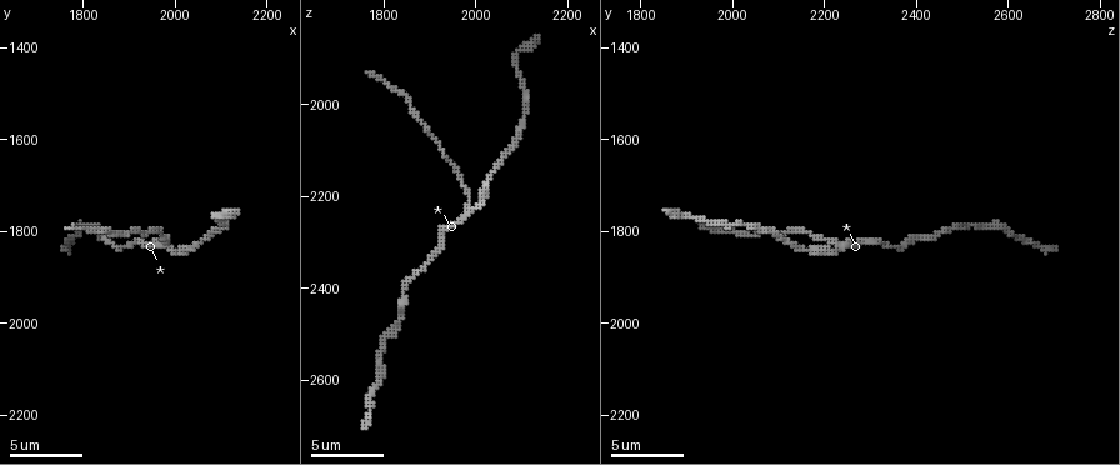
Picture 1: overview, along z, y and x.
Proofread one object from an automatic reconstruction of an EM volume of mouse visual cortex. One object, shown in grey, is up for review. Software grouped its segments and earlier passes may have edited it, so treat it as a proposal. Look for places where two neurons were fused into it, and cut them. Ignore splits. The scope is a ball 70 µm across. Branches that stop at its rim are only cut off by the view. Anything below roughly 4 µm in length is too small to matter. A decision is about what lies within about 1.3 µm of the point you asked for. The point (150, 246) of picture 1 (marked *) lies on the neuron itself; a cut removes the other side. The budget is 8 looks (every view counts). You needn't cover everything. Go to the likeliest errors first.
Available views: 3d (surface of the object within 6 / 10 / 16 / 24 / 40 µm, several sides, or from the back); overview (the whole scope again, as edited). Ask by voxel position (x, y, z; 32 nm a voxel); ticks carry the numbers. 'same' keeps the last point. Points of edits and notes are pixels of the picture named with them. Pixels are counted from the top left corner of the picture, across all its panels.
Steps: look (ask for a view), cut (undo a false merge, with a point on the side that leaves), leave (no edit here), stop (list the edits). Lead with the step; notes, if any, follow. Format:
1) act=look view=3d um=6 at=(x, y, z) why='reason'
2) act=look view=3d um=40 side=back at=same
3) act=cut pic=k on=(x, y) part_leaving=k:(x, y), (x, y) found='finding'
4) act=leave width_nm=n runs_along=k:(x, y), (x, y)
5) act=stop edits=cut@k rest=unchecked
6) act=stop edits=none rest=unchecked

act=look view=3d um=16 at=(1990, 1835, 2235)

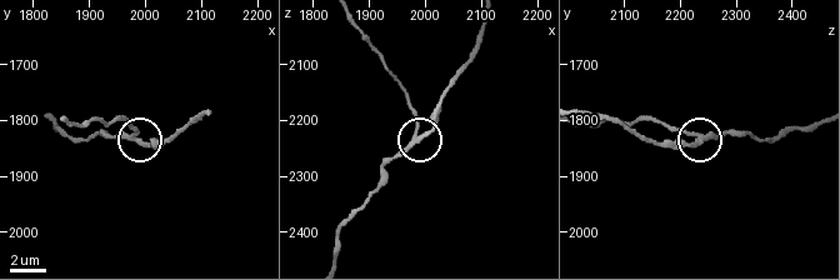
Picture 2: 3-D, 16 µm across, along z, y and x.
act=cut pic=2 on=(131, 126) arms=3 part_leaving=2:(138, 134), (129, 121), (79, 125), (64, 121) found='a second neuron is stuck on'

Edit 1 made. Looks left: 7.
act=look view=overview why='redraw'

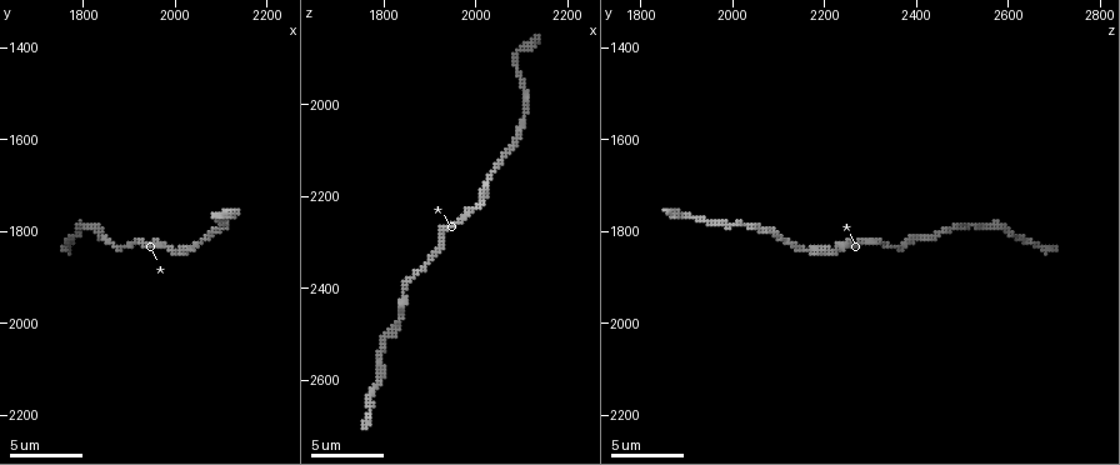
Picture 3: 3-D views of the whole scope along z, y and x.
act=look view=3d um=10 at=(2090, 1770, 1910) why='calibre changes'

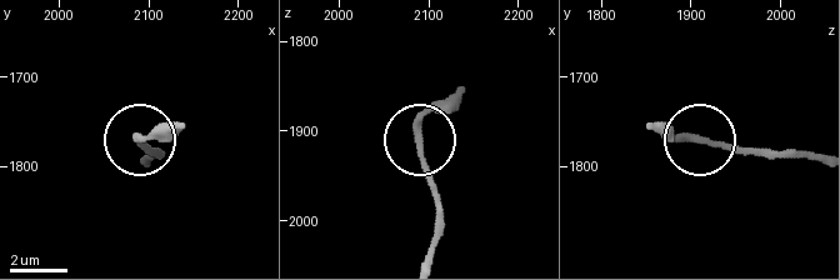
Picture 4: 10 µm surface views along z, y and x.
act=look view=3d um=6 at=(2085, 1770, 1905)

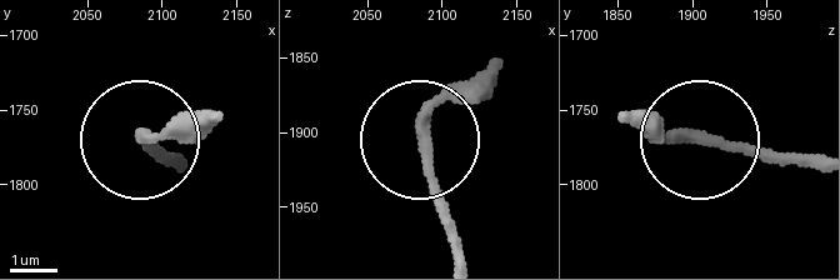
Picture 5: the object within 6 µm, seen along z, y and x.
act=leave width_nm=230 found='all the same neuron'

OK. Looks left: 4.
act=look view=3d um=10 at=(1835, 1795, 2465) why='calibre changes'

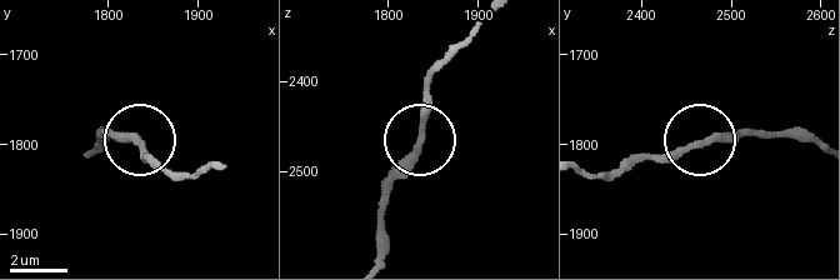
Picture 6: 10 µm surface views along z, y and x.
act=look view=3d um=6 at=(1835, 1800, 2465)

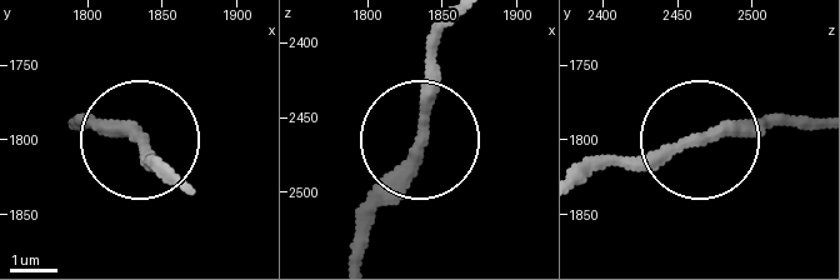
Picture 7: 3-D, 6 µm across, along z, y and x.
act=leave found='continuous, no second neuron'

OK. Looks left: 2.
act=look view=3d um=16 at=(1900, 1835, 2345) why='a narrow waist'

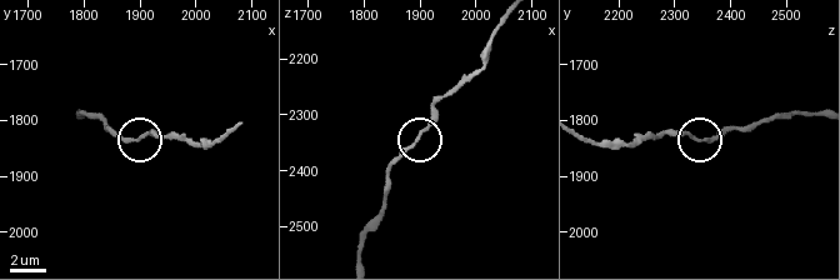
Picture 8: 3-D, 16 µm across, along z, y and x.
act=leave width_nm=180 runs_along=8:(656, 139), (669, 134), (714, 139), (730, 131) found='all the same neuron'

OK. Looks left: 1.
act=stop edits=cut@2 rest=unchecked

